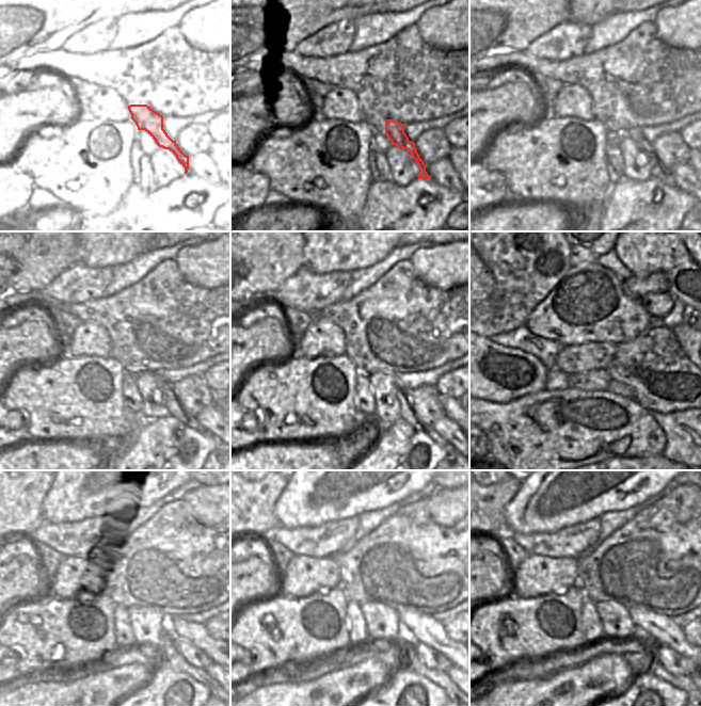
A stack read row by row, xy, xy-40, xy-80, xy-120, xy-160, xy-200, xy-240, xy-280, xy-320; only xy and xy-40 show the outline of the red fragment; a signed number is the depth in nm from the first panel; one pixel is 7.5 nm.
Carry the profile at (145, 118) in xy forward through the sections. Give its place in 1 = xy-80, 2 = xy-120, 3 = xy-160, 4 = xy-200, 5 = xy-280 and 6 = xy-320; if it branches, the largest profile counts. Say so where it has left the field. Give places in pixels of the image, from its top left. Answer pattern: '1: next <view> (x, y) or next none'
1: next xy-80 (656, 170)
2: next xy-120 (166, 389)
3: next xy-160 (407, 413)
4: next xy-200 (646, 415)
5: next xy-280 (404, 647)
6: next xy-320 (685, 684)

